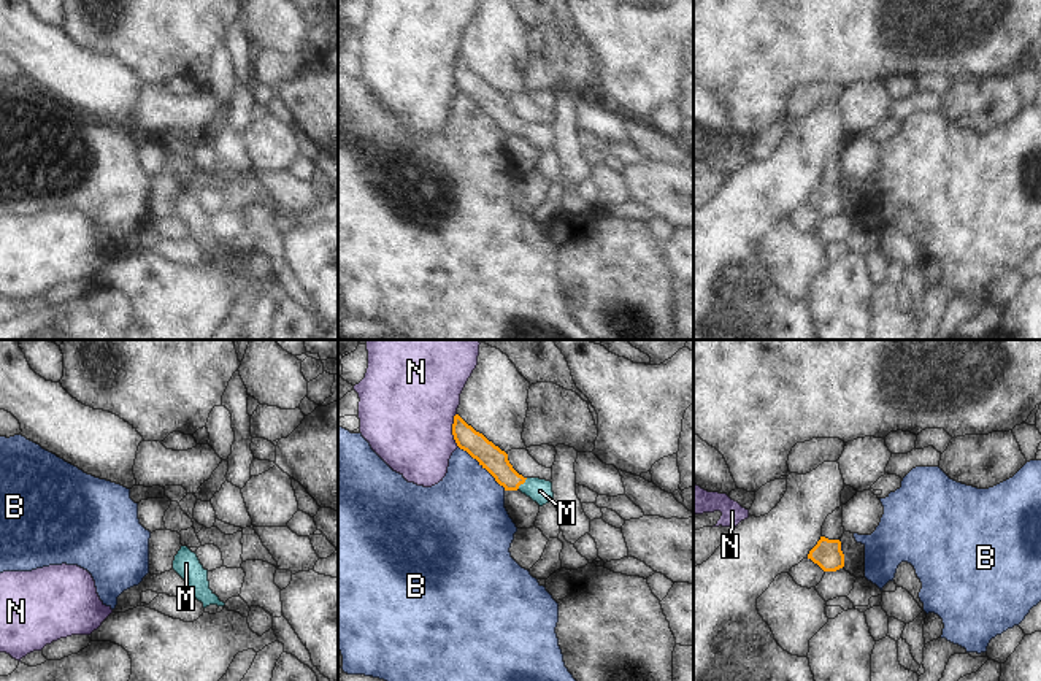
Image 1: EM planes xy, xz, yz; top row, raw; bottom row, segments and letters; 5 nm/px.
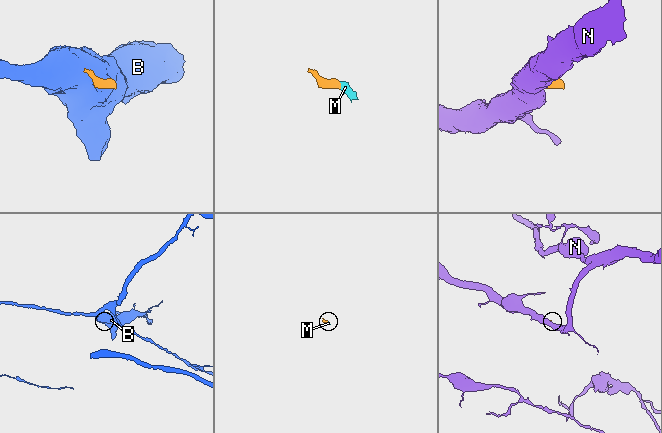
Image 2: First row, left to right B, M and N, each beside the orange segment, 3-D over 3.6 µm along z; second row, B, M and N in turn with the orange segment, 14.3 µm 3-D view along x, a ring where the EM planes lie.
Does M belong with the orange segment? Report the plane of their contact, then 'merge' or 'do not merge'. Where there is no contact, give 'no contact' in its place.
meets orange in xz; merge

